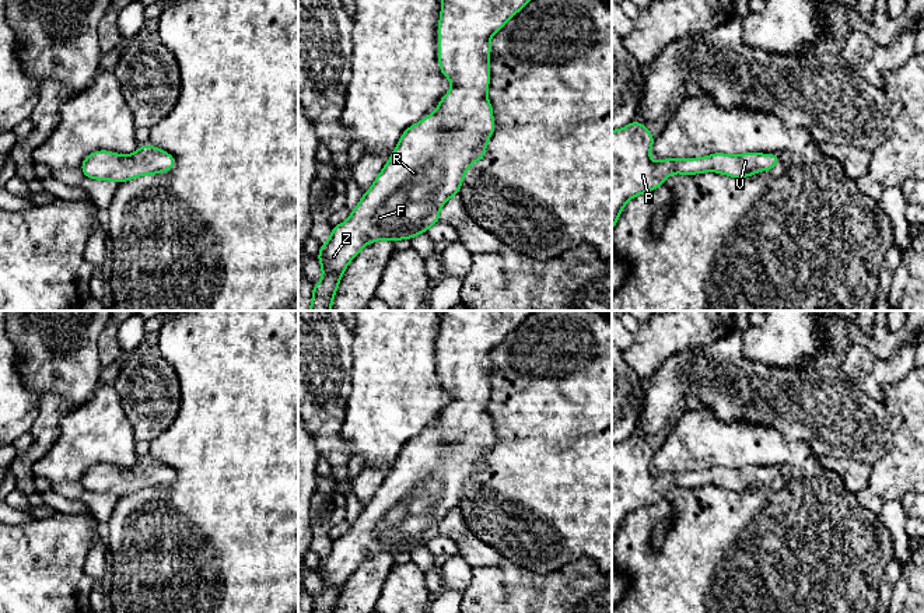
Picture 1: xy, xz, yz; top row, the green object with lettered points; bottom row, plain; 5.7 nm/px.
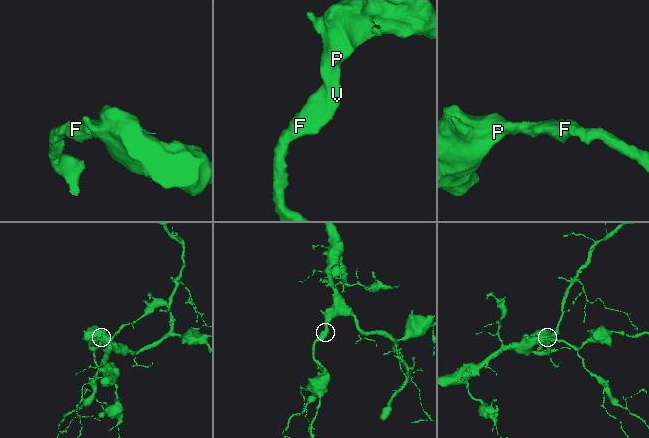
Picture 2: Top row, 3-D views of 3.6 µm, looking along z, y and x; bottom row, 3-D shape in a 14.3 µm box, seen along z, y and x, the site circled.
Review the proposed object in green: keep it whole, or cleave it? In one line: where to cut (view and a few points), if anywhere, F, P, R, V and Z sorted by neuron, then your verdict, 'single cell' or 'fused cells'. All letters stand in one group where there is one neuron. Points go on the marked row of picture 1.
no cut | F P R V Z | single cell

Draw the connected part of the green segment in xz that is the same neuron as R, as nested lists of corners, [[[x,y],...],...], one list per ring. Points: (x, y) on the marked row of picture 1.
[[[442,0],[438,21],[438,64],[452,81],[434,113],[407,127],[372,186],[361,196],[350,217],[332,227],[330,238],[316,256],[322,280],[312,286],[309,311],[332,311],[347,265],[368,244],[412,239],[438,223],[440,210],[456,196],[470,165],[486,157],[496,123],[487,98],[490,39],[531,0]]]

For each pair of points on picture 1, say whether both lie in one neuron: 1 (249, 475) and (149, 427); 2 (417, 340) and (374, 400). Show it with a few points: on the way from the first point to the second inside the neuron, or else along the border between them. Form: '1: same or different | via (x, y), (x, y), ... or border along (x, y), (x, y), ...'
1: different | border along (179, 405), (177, 417), (150, 441)
2: same | via (402, 356), (395, 363), (395, 379), (389, 385)

